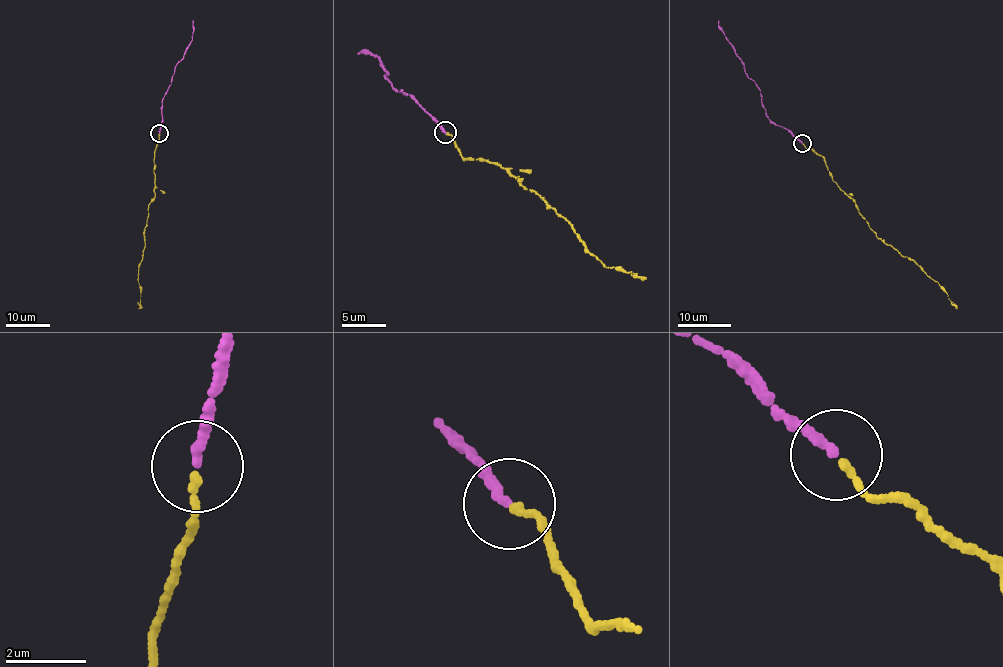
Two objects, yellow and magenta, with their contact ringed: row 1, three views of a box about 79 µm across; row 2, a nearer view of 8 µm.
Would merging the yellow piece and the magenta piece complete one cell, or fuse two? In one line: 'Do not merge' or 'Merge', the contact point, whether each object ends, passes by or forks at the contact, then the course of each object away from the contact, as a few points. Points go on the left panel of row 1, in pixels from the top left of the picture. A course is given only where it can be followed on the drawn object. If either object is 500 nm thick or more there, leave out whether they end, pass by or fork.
Merge. Place: (159, 133). At the ring yellow ends. At the ring magenta ends. Course of yellow: (159, 134), (154, 152), (155, 195), (149, 203), (138, 270), (141, 295), (138, 309). Course of magenta: (159, 133), (163, 119), (162, 103), (175, 65), (192, 39), (193, 20)

